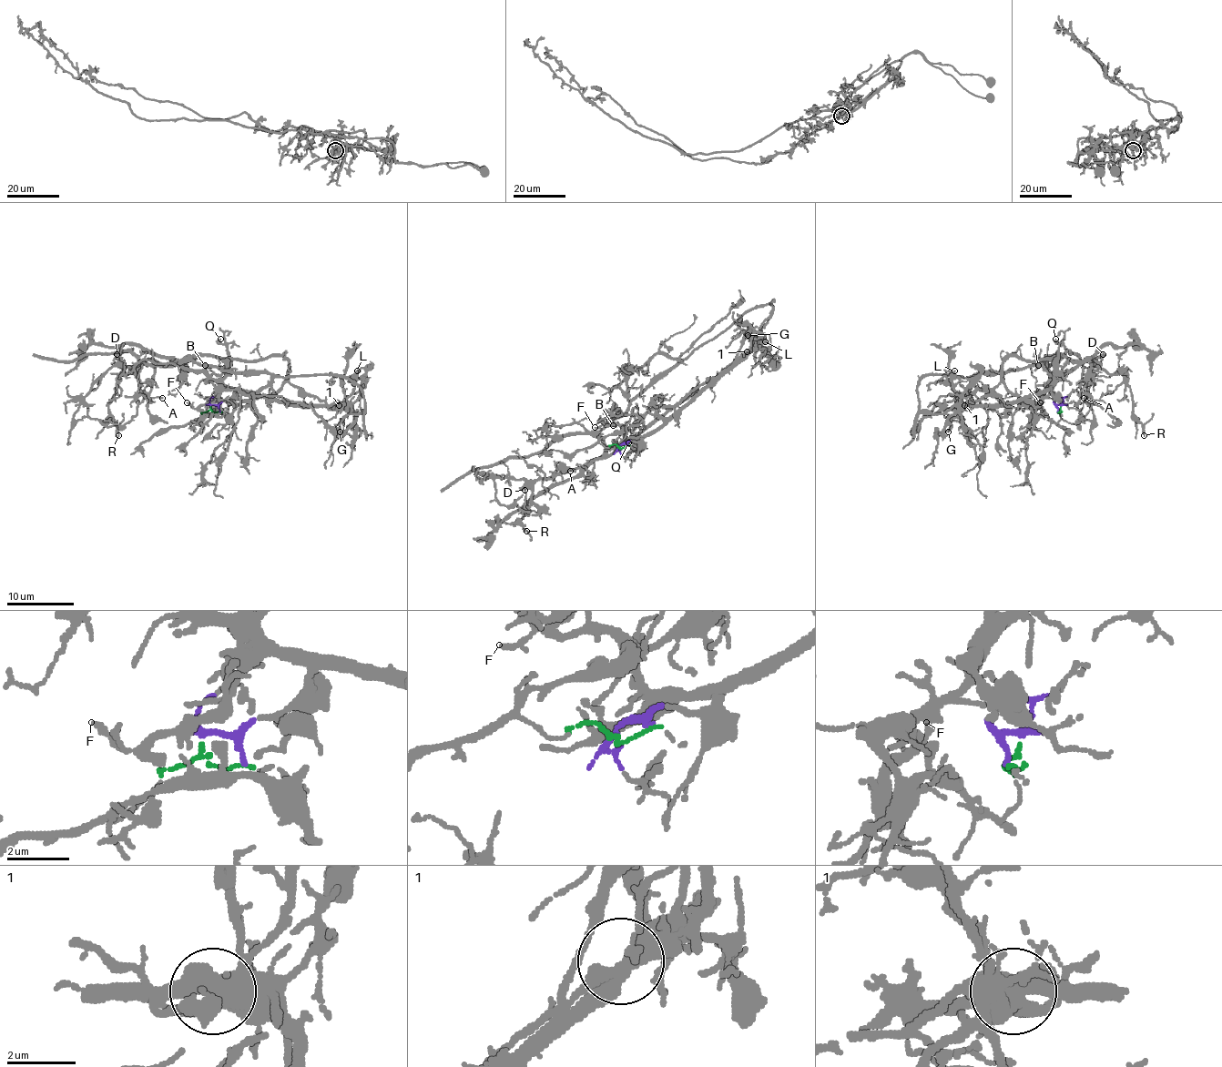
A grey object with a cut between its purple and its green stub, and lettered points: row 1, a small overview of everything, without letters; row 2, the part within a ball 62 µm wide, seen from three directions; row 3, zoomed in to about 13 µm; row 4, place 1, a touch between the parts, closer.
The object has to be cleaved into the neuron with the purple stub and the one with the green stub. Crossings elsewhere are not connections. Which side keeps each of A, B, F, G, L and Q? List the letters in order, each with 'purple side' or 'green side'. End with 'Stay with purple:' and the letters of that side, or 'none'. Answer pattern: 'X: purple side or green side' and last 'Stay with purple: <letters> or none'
A: green side
B: purple side
F: purple side
G: purple side
L: purple side
Q: purple side
Stay with purple: B, F, G, L, Q

